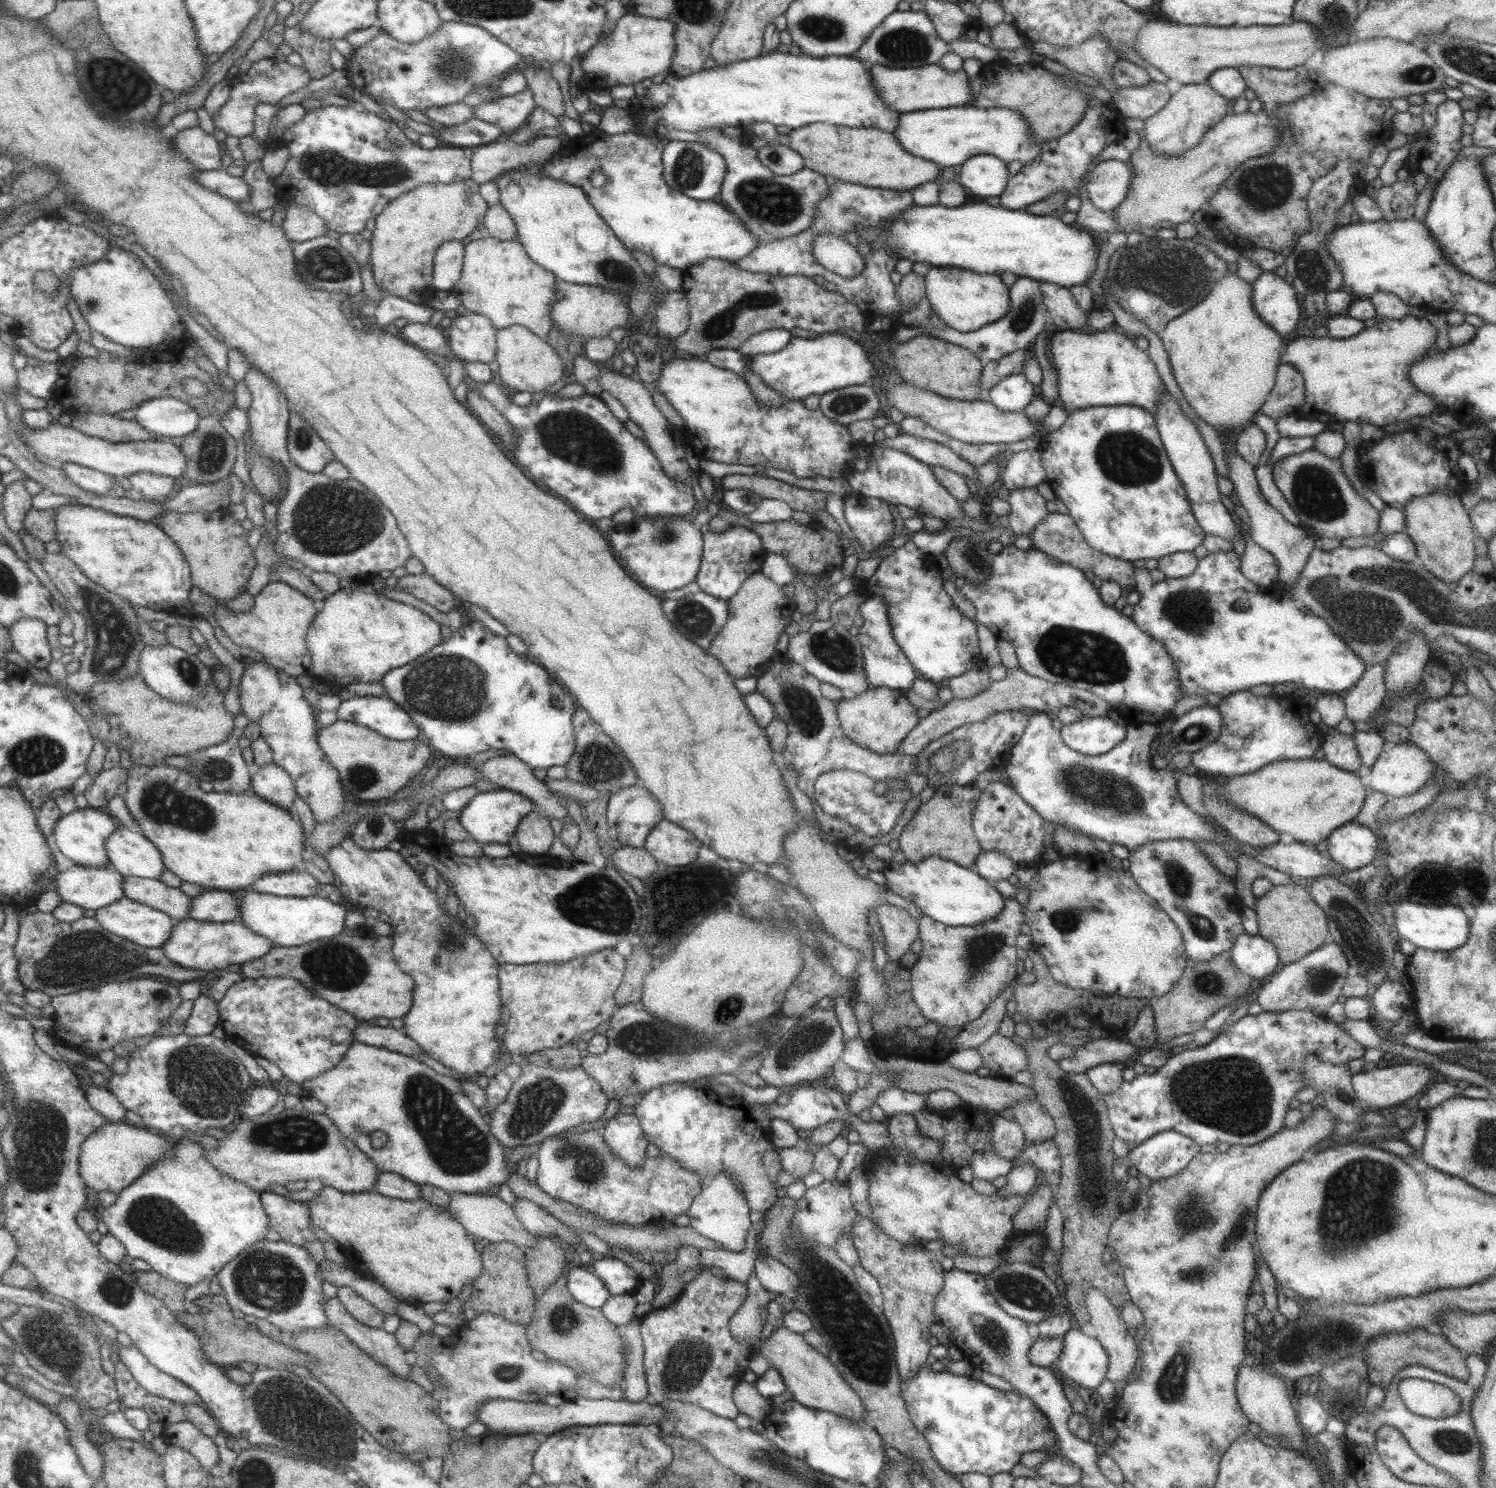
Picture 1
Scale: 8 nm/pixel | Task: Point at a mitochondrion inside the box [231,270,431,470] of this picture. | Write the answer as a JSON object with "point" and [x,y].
{"point":[303,438]}

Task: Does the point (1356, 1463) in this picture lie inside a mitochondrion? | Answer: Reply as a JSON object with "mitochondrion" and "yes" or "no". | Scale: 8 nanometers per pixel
{"mitochondrion":"no"}

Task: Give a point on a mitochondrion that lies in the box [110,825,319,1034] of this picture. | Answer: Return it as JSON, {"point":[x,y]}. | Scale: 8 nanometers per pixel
{"point":[161,997]}

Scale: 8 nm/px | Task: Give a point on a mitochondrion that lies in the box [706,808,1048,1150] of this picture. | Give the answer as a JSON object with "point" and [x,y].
{"point":[808,1038]}

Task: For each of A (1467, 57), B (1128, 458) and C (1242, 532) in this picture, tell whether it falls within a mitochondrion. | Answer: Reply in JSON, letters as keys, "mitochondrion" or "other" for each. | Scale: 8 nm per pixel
{"A":"mitochondrion","B":"mitochondrion","C":"other"}

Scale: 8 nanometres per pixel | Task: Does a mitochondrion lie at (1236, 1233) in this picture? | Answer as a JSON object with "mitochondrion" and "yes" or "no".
{"mitochondrion":"yes"}

